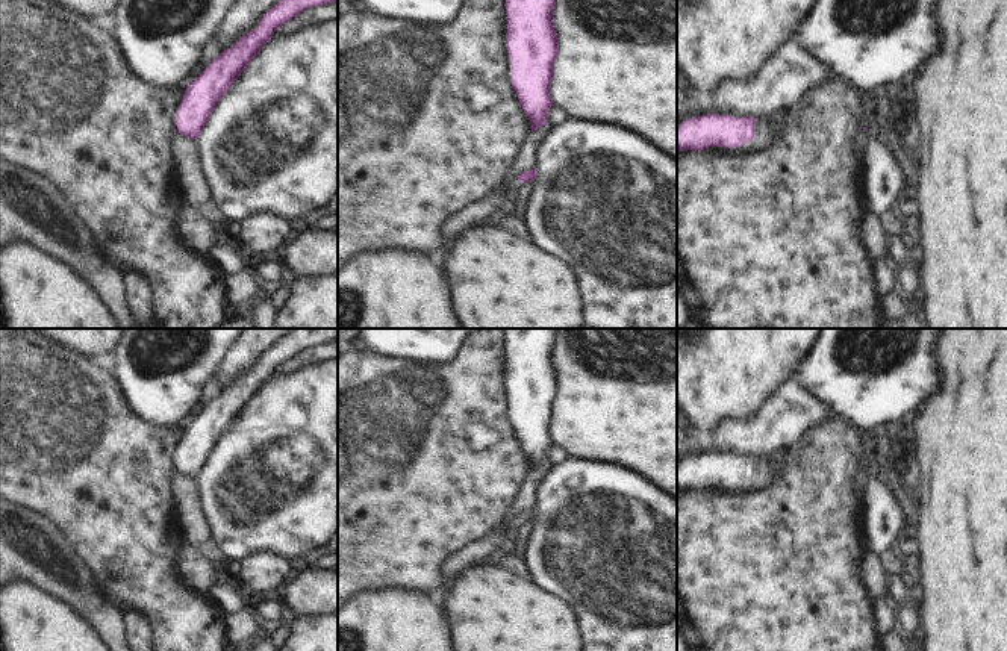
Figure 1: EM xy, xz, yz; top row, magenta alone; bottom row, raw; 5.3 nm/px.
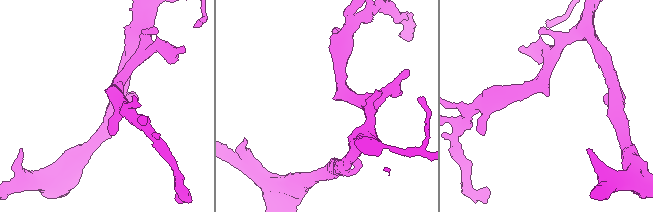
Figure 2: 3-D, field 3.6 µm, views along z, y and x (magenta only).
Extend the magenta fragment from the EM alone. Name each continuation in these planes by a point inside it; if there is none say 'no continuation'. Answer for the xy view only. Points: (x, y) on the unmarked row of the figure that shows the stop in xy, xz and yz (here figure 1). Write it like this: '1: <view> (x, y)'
no continuation.

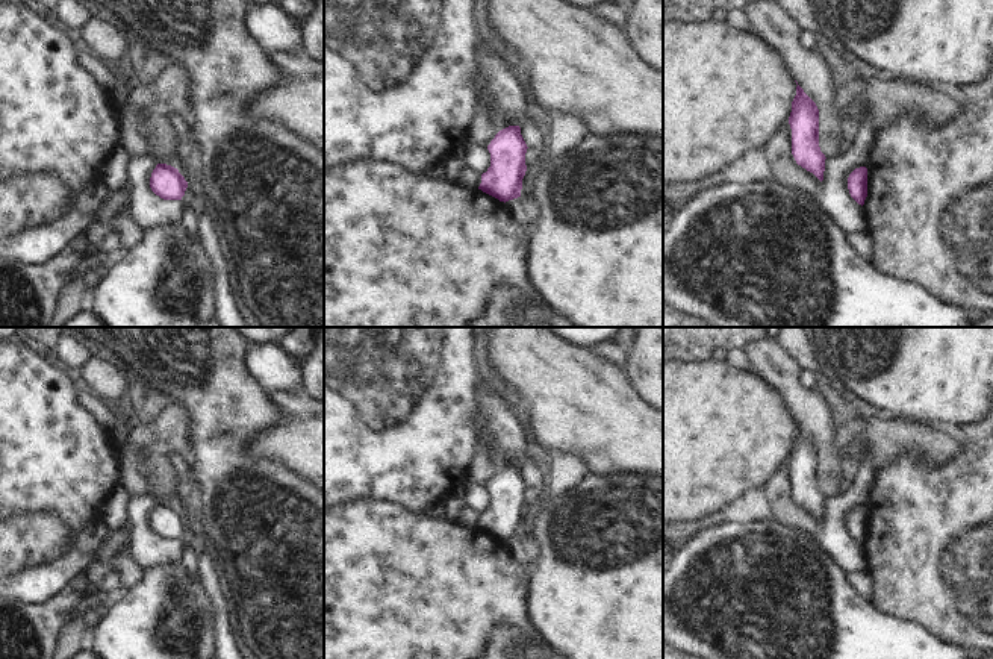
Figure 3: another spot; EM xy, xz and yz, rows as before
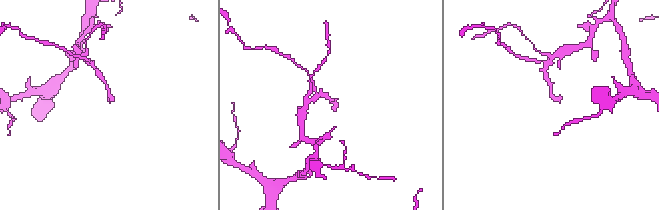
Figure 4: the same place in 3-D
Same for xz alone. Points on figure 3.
no continuation.

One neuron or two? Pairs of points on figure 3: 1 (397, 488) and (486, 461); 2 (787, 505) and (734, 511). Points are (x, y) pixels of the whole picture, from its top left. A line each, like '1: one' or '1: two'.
1: two
2: one

